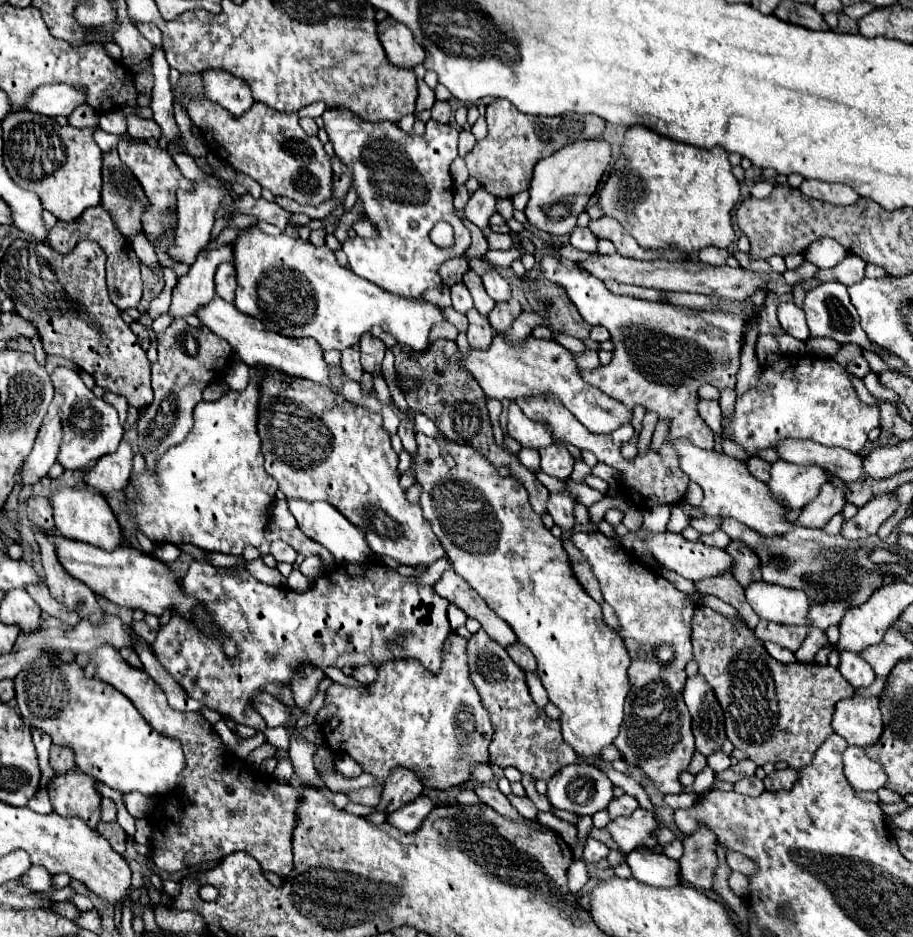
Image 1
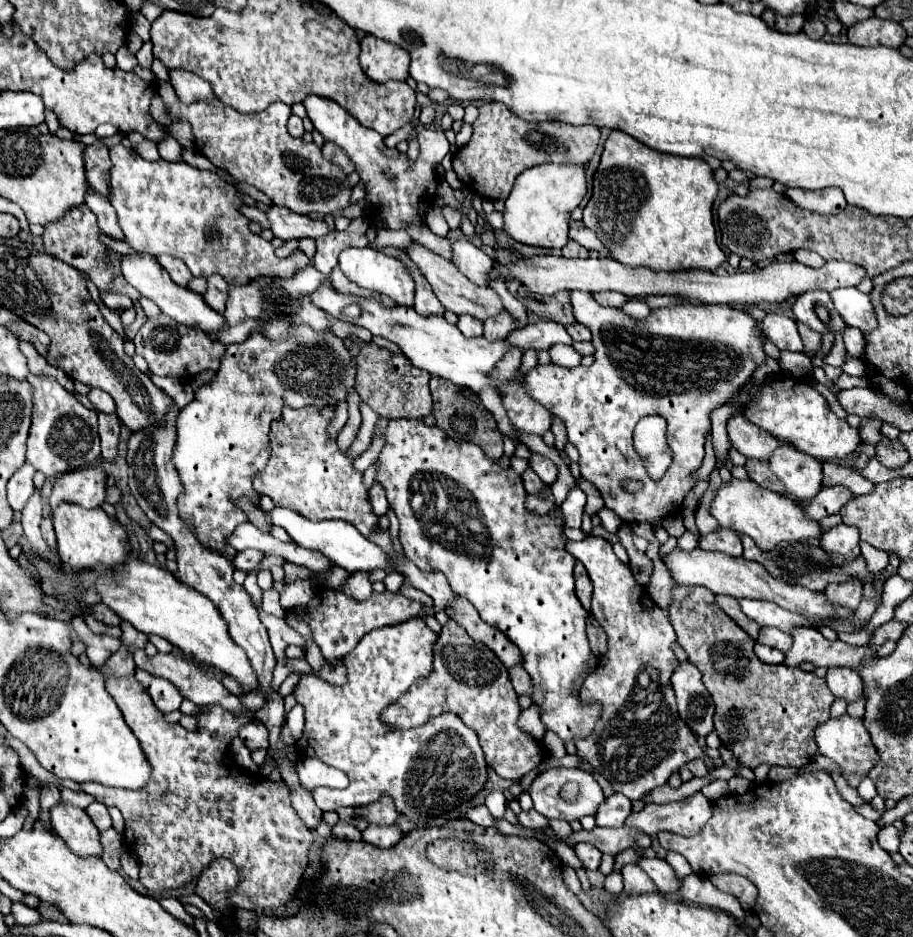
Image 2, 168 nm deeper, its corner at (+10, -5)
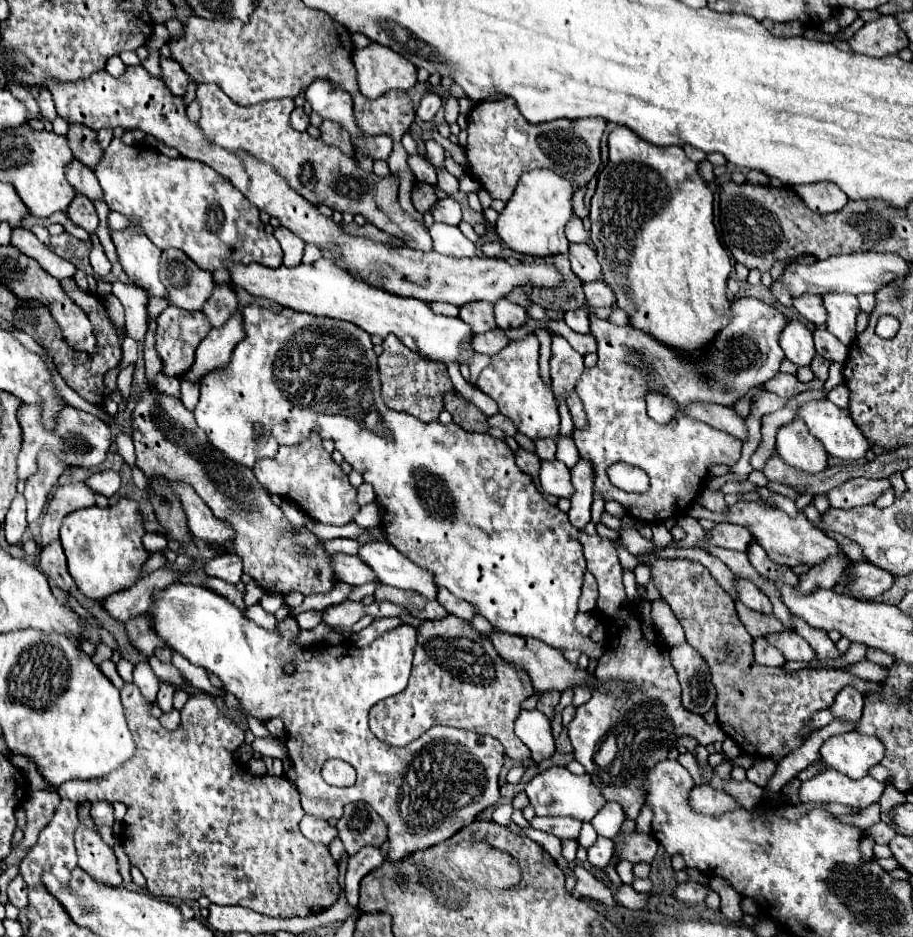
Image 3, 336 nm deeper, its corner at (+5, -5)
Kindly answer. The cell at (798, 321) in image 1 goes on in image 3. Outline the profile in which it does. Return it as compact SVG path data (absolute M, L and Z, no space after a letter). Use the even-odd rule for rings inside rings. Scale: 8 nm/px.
M788 321L780 335L780 345L786 353L786 359L798 367L808 367L812 357L816 355L812 333L800 321Z

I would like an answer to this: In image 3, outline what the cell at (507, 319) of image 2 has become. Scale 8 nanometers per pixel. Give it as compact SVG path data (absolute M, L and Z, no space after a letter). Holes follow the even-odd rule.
M492 329L488 333L482 333L482 335L472 335L472 341L470 341L470 349L476 351L476 353L484 353L484 355L494 355L498 353L500 349L504 349L508 343L506 335L502 329Z

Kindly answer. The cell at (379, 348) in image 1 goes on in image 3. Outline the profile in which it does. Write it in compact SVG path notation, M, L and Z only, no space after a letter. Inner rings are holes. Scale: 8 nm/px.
M390 335L382 343L384 351L380 355L378 367L380 367L380 381L382 381L382 399L386 405L394 411L410 413L412 417L418 417L420 421L436 421L440 411L444 409L444 393L452 389L452 381L448 377L446 365L442 361L428 361L416 351L406 349L398 337Z

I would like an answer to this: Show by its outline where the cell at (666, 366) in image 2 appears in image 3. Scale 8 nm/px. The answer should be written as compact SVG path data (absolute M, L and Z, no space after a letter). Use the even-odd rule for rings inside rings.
M736 299L732 301L730 325L712 341L710 357L708 351L700 357L682 357L650 335L638 333L630 325L614 327L608 319L598 319L592 307L588 309L590 329L598 339L598 363L592 369L584 369L576 385L588 415L588 425L582 431L574 431L572 437L580 457L588 459L596 469L594 489L602 493L604 501L622 503L628 515L638 521L682 517L686 507L702 491L708 465L734 465L740 459L742 441L686 415L676 415L668 425L660 425L648 417L644 393L664 391L678 403L714 401L726 407L734 405L750 387L762 385L778 373L784 359L778 337L788 319L760 299ZM616 461L642 467L648 473L650 489L646 493L626 493L614 487L606 469Z

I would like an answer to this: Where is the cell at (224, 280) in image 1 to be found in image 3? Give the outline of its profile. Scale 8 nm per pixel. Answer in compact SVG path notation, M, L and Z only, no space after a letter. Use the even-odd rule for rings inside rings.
M216 285L214 293L210 297L210 301L206 301L202 313L206 315L206 319L210 321L212 327L224 327L226 321L238 311L238 301L236 301L236 293L232 287L228 285Z

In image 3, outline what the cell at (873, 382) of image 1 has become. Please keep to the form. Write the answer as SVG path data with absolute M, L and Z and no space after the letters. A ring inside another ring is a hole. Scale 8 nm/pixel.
M816 329L814 331L814 345L816 345L816 353L822 355L828 361L838 361L844 363L848 357L848 347L842 345L830 331L826 329Z

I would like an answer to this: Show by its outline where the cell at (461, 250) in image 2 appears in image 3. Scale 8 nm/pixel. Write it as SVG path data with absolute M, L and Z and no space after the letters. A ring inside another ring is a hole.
M434 223L428 227L428 233L432 237L432 249L442 255L450 257L476 257L476 245L468 241L458 227Z

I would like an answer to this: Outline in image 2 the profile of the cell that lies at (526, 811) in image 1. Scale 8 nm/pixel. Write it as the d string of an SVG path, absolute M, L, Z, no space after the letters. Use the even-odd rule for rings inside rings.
M531 809L531 811L521 811L521 813L517 815L517 819L519 819L519 823L521 823L523 827L531 827L531 829L545 829L545 827L547 827L547 817L543 817L541 813L537 813L535 809Z

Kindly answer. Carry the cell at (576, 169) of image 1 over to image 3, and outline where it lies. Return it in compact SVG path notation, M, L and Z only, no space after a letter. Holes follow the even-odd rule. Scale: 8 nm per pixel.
M548 169L528 171L520 177L520 183L506 203L504 211L500 213L494 229L498 237L516 253L532 255L532 257L546 257L568 253L568 239L564 235L564 225L572 217L572 193L574 187L550 173Z

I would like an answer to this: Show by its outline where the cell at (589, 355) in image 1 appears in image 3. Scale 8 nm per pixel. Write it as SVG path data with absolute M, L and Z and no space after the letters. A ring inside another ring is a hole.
M552 335L552 357L550 357L550 379L552 379L552 391L558 401L560 411L559 436L571 435L574 429L570 409L566 403L566 393L572 391L584 371L582 355L570 347L570 343L560 337Z

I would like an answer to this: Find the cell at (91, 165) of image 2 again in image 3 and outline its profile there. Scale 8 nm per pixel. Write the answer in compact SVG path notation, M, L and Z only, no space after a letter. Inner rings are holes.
M70 125L66 139L74 157L82 161L86 167L94 169L94 165L98 163L98 157L102 157L104 153L96 139L96 131L86 129L84 125Z

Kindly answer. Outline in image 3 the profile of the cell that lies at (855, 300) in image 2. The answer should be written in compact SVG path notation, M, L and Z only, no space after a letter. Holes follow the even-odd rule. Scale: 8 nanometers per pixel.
M826 293L822 295L824 309L828 315L828 331L840 339L840 343L850 345L856 337L856 315L860 313L858 299L844 293Z

